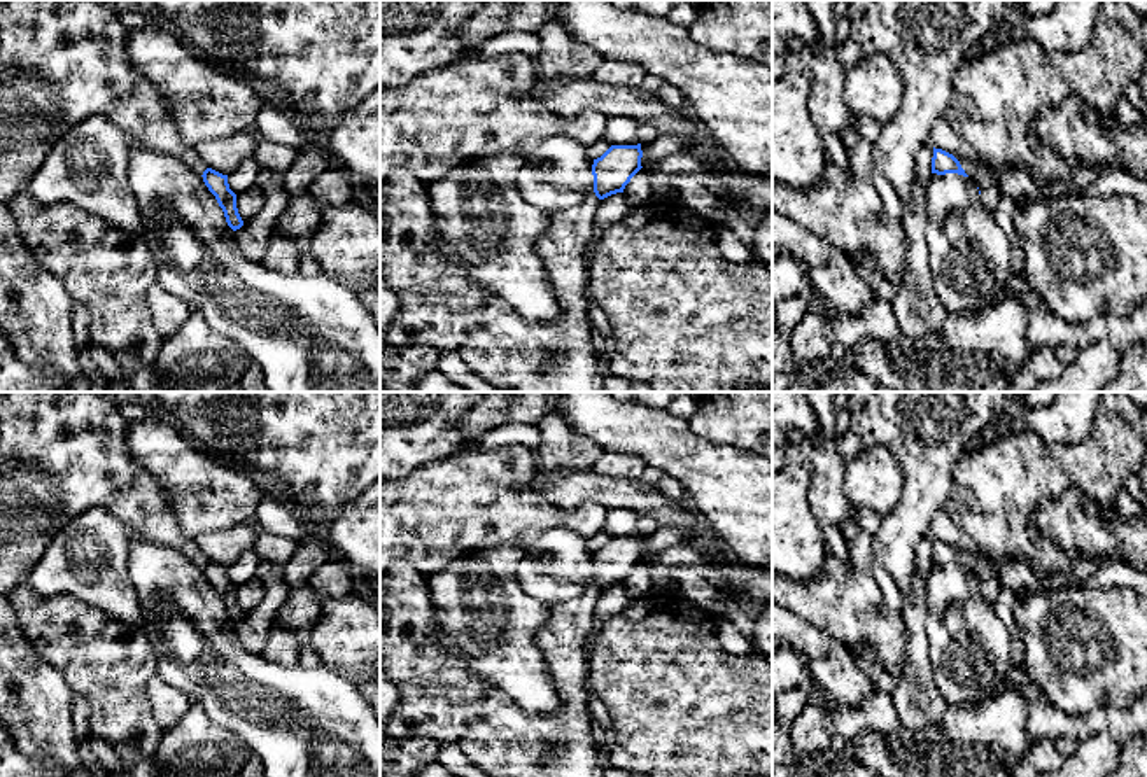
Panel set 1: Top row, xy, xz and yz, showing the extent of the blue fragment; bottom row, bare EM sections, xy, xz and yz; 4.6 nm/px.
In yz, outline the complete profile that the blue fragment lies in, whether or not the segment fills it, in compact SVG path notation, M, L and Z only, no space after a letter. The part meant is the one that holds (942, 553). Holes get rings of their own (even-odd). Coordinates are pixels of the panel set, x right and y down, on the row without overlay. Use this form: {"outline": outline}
{"outline": "M935 541L932 550L932 565L946 567L946 565L958 565L963 569L970 569L979 581L979 586L984 590L986 595L995 597L1003 584L998 579L998 569L989 555L972 555L968 551L956 551L953 546Z"}

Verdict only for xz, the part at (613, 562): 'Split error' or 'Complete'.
Split error

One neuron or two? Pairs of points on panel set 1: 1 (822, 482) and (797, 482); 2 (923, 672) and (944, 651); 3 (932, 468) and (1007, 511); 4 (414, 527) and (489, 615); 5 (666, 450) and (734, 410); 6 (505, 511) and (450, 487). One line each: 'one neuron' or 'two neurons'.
1: two neurons
2: two neurons
3: two neurons
4: two neurons
5: two neurons
6: one neuron

